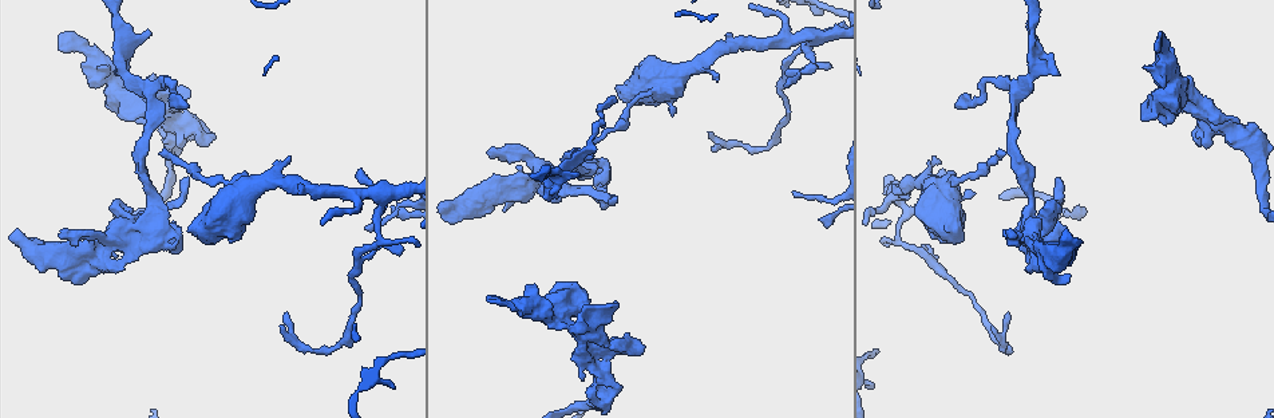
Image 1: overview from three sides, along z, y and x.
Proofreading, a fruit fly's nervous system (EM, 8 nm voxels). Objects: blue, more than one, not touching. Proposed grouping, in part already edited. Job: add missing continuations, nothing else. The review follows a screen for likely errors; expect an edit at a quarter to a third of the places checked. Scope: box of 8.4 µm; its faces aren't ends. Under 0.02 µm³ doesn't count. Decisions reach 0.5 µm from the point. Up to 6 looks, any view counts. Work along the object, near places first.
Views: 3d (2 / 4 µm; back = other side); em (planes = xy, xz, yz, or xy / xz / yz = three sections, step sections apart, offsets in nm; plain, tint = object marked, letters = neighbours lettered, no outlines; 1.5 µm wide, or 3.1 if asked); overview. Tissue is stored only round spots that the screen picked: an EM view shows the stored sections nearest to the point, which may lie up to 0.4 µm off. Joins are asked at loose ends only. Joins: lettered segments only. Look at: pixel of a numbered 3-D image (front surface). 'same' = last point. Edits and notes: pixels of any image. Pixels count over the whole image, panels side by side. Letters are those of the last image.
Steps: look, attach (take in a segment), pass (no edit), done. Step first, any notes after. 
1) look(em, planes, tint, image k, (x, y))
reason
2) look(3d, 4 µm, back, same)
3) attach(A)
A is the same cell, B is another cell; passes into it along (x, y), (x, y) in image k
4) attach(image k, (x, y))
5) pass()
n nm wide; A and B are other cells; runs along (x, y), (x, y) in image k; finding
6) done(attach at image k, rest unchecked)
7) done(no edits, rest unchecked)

look(em, planes, letters, image 1, (63, 237))
an open end

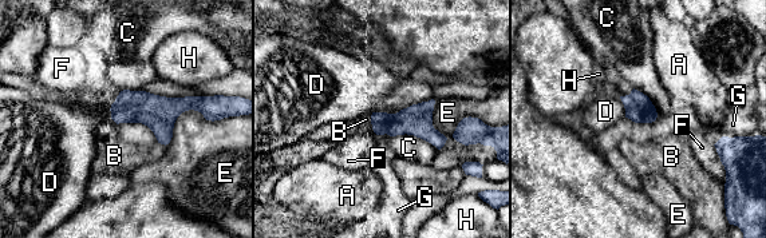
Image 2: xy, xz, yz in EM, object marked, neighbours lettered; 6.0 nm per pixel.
pass()
A, B, C, D, E, F, G and H are other cells; border along (371, 114), (371, 129), (374, 131) in image 2; no lettered segment goes on from it

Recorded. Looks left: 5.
look(em, xz, step 8, tint, image 1, (149, 31))
tapers out

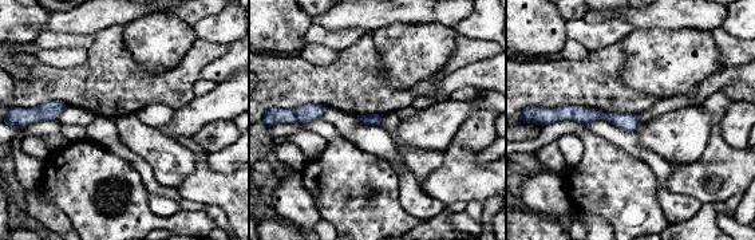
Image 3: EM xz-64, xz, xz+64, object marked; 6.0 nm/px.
look(em, planes, letters, same)
cut it another way

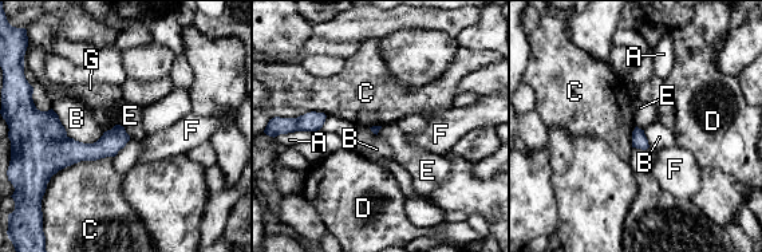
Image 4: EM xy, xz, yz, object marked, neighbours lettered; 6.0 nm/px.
pass()
A, B, C, D, E, F and G are other cells; runs along (43, 122), (71, 150), (125, 138) in image 4; no lettered segment goes on from it

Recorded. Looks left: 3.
look(3d, 2 µm, back, image 1, (286, 163))
thick end

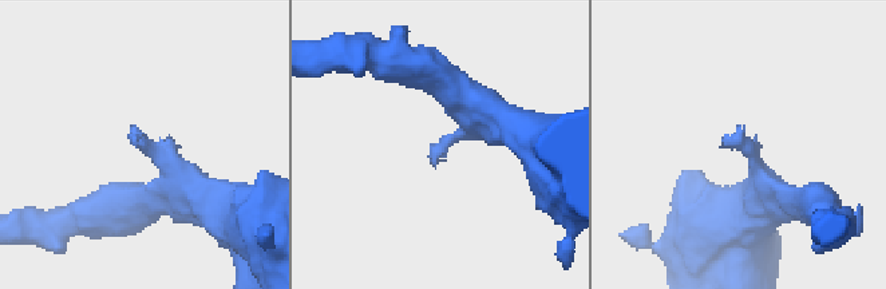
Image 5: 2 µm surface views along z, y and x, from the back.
look(em, planes, letters, image 5, (138, 145))

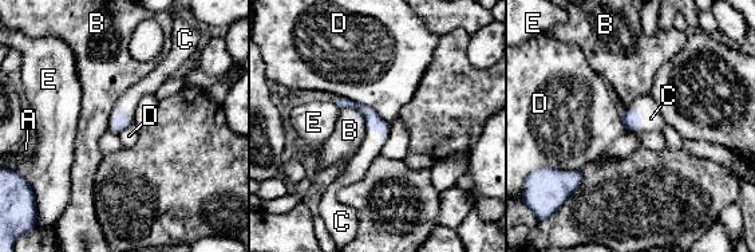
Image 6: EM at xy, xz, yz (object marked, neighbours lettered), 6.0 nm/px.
attach(C)
C is the same cell, A, B, D and E are other cells; passes into it along (122, 119), (115, 117), (129, 101) in image 6; the cell continues

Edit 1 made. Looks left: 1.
done(attach at image 6, rest unchecked)

